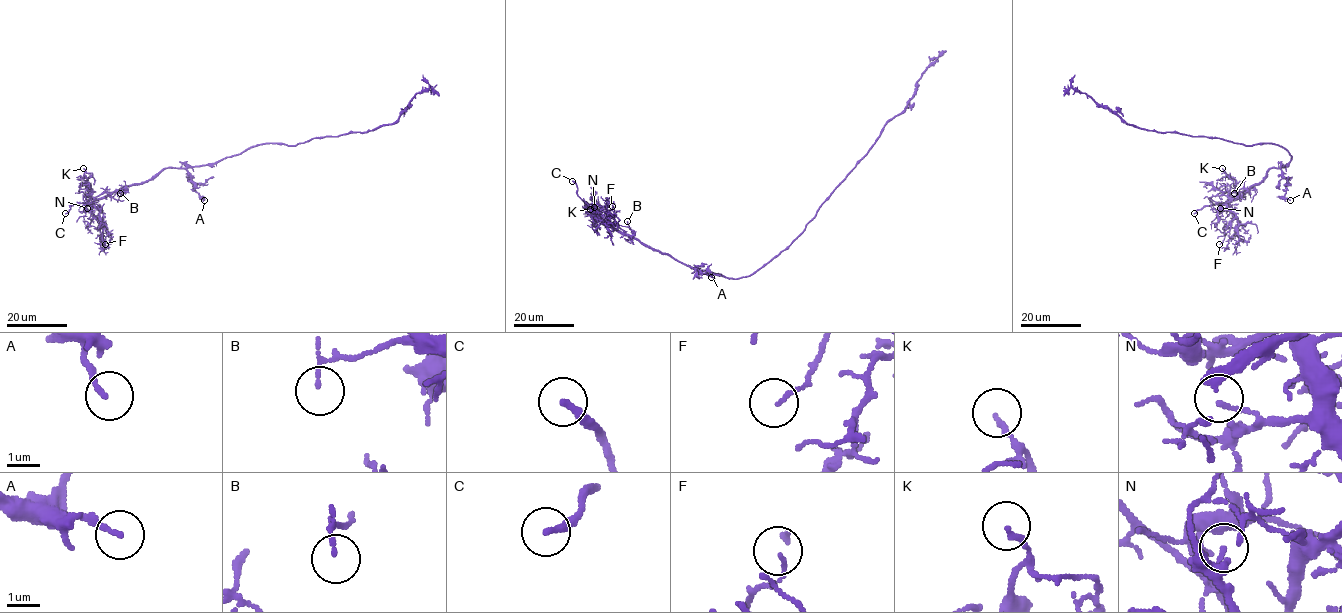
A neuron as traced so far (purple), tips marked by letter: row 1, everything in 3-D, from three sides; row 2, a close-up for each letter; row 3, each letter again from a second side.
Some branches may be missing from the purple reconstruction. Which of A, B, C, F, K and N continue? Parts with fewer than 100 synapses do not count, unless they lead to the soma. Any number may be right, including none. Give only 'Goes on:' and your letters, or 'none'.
Goes on: C

